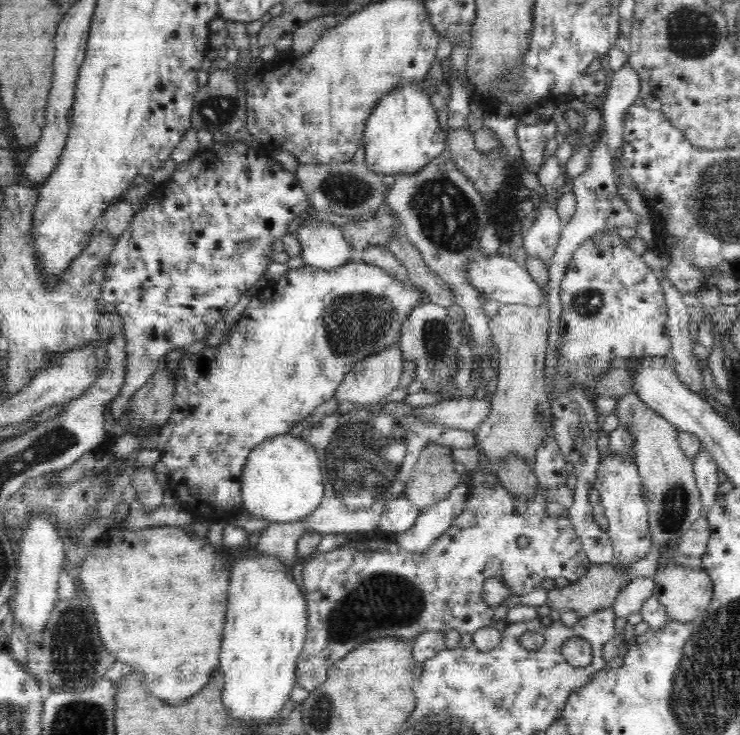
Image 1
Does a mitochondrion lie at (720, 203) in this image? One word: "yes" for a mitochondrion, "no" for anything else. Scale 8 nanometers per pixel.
yes

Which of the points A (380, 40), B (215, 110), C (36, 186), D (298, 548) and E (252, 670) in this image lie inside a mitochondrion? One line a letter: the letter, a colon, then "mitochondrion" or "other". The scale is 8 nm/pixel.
A: other
B: mitochondrion
C: other
D: other
E: other

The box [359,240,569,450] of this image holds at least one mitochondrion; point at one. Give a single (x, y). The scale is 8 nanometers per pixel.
(435, 336)

